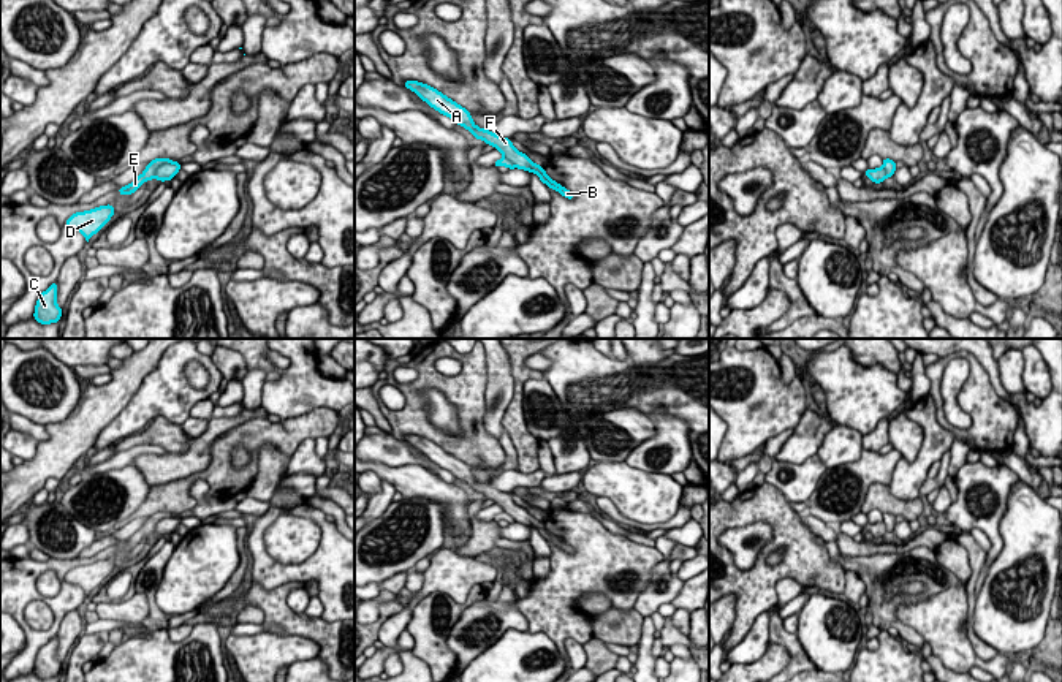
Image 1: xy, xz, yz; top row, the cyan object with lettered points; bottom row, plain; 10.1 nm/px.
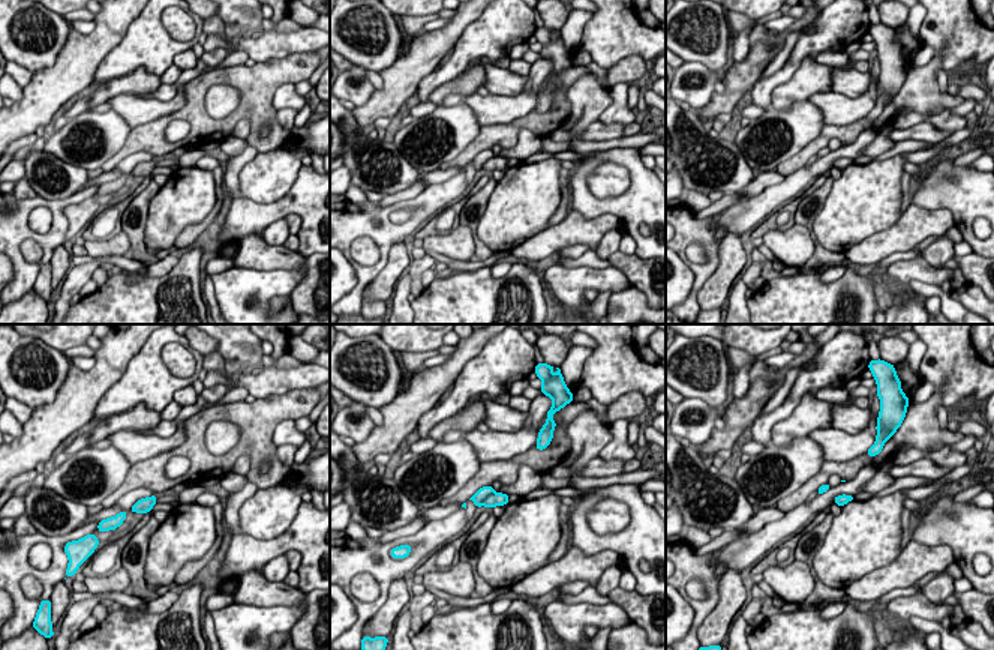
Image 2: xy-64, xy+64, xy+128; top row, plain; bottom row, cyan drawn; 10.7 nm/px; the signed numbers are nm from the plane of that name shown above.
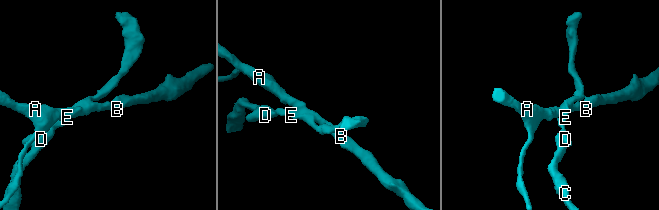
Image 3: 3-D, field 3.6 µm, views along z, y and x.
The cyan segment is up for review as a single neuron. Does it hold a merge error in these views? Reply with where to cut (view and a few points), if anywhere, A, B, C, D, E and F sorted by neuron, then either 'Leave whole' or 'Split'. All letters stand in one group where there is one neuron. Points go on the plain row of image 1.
Split along xy (171, 516), (165, 516), (154, 532). Groups: A B F / C D E. Split

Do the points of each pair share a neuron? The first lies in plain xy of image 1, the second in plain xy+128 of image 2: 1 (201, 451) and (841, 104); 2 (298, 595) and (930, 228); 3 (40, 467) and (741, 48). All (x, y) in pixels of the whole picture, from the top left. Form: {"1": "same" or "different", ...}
{"1": "same", "2": "different", "3": "different"}

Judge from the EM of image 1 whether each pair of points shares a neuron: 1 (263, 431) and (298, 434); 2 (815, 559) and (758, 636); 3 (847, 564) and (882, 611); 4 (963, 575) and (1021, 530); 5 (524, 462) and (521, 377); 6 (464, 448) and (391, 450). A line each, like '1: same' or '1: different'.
1: same
2: different
3: same
4: different
5: same
6: different

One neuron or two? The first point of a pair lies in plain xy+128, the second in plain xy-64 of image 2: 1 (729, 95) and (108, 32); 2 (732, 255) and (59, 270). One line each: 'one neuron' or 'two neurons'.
1: one neuron
2: one neuron

